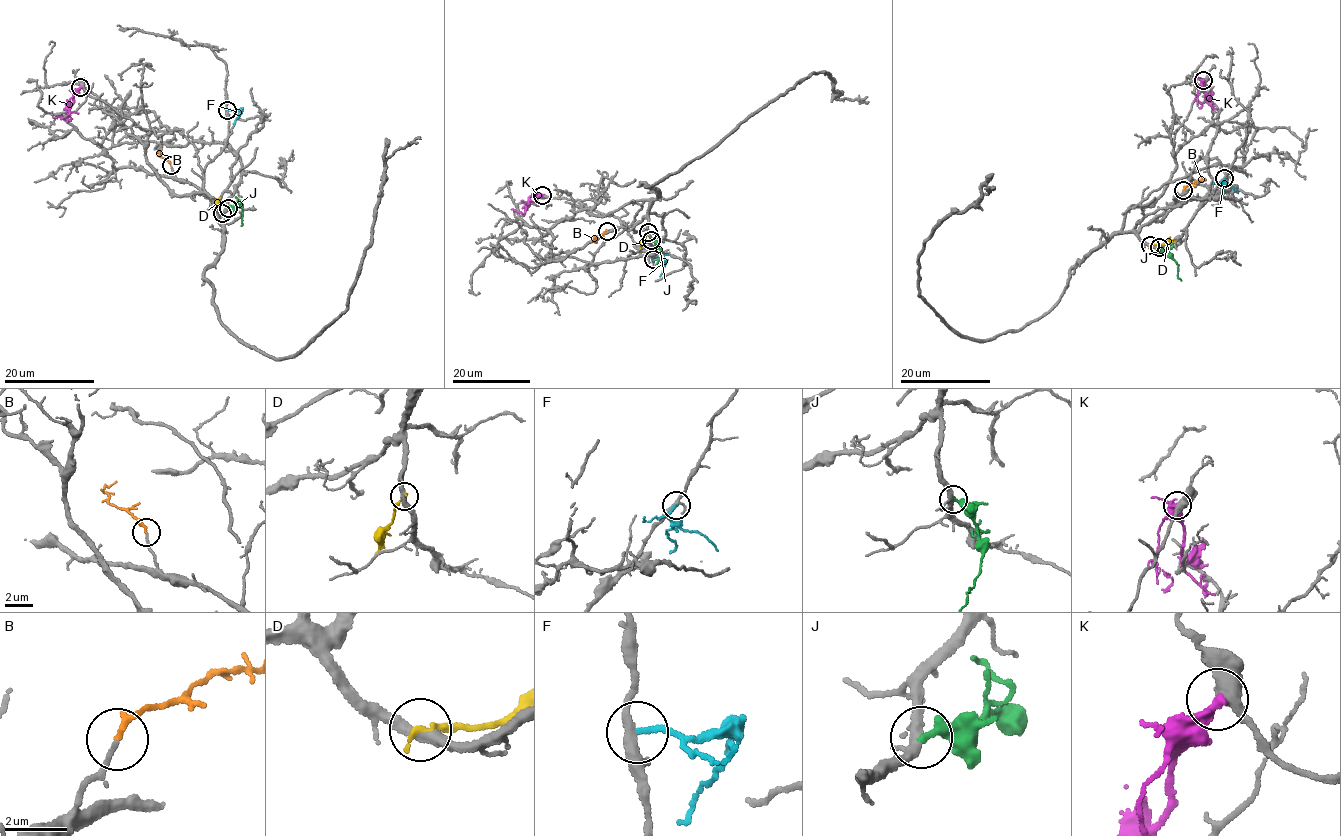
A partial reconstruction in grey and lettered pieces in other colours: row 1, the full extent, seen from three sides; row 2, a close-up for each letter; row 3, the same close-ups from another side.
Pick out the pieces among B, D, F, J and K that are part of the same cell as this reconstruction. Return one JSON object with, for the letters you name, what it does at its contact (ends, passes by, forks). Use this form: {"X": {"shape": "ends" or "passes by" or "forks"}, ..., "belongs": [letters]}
{"B": {"shape": "ends"}, "belongs": ["B"]}

